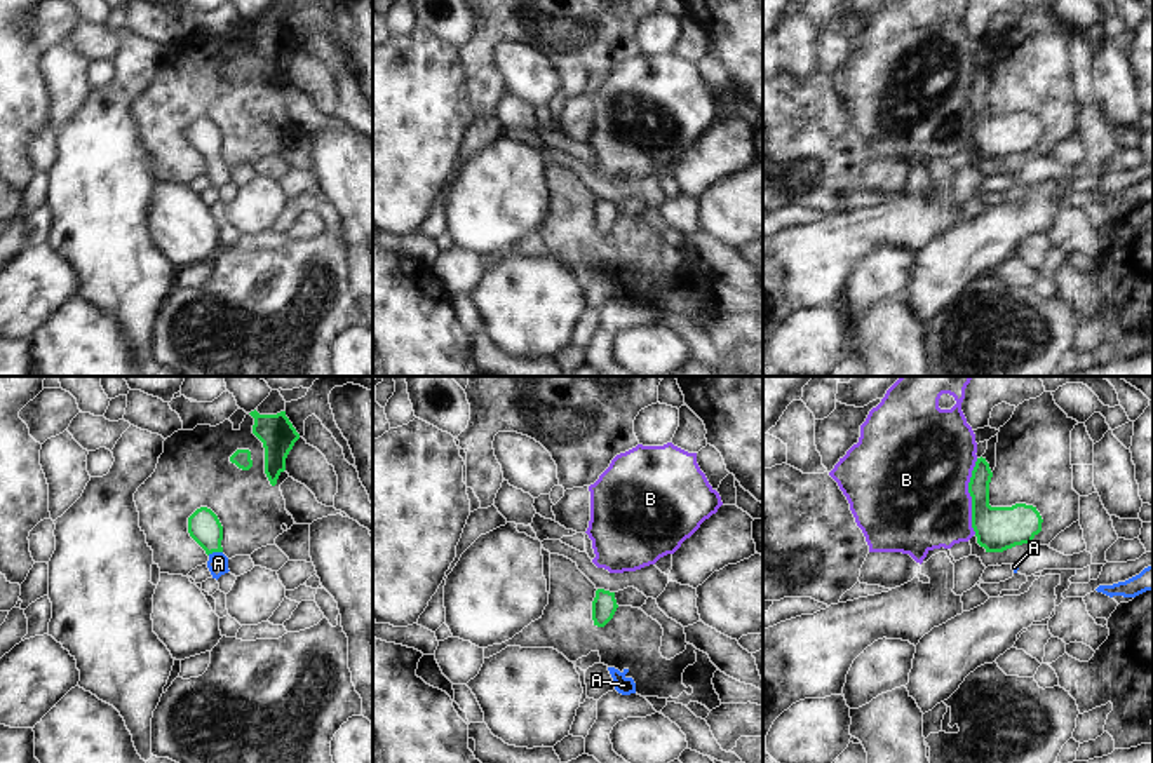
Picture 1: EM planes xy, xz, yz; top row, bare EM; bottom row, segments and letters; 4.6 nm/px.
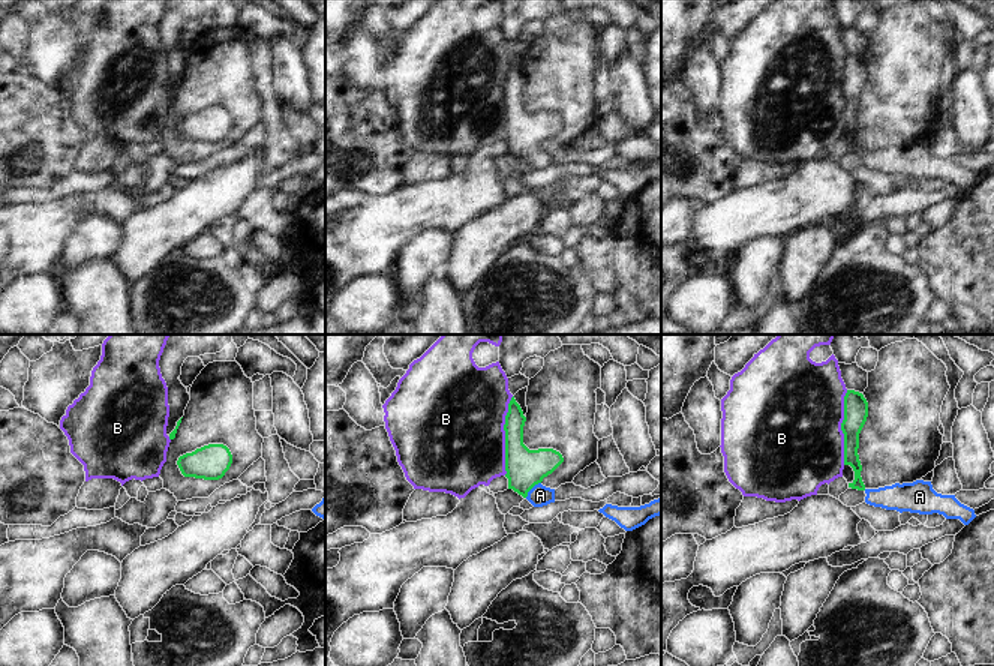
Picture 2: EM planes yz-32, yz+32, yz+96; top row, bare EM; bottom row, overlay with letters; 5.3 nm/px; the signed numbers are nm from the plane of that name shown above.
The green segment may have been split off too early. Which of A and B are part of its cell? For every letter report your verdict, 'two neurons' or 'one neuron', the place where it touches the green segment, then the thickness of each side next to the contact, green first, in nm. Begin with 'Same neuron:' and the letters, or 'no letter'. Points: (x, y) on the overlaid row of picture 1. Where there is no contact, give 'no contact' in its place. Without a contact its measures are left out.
Same neuron: A
A: one neuron; contact xy (215, 551); calibres 150 and 100 nm
B: two neurons; contact yz (970, 495); calibres 200 and 480 nm

